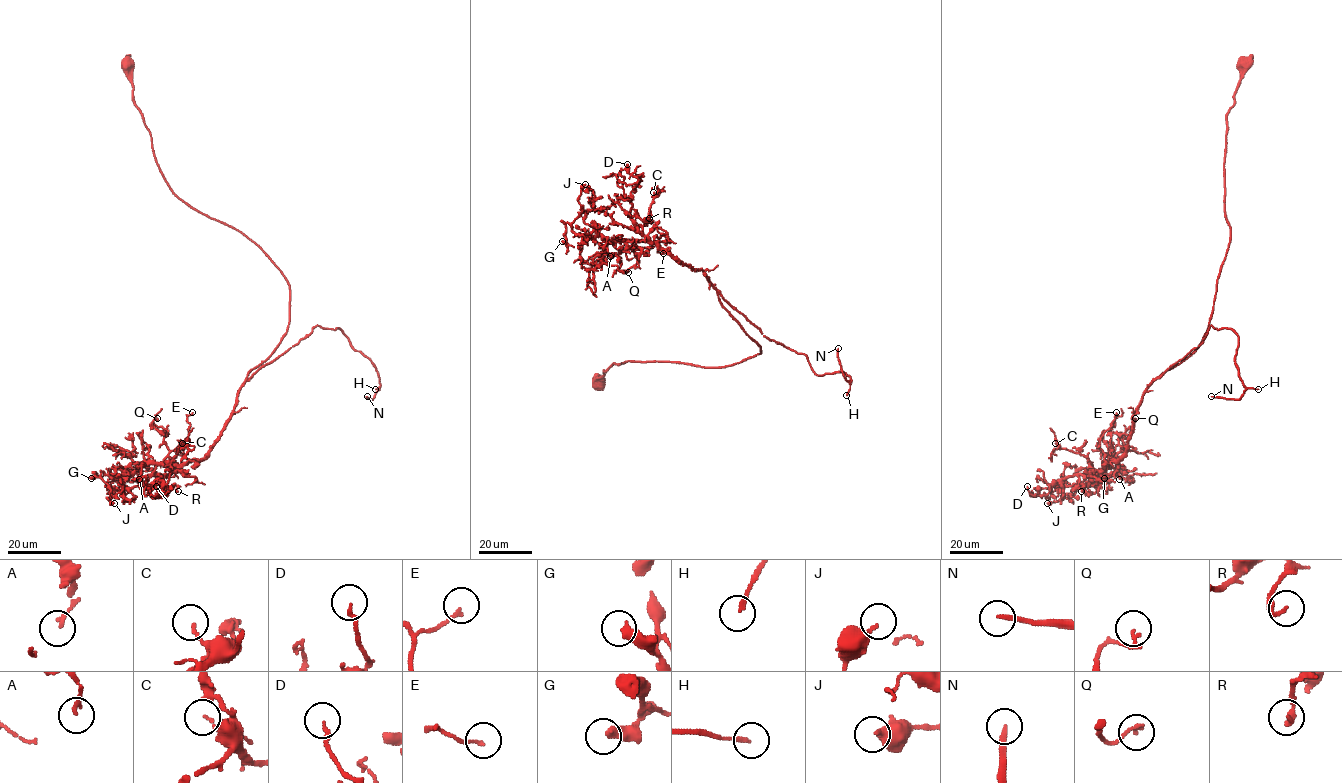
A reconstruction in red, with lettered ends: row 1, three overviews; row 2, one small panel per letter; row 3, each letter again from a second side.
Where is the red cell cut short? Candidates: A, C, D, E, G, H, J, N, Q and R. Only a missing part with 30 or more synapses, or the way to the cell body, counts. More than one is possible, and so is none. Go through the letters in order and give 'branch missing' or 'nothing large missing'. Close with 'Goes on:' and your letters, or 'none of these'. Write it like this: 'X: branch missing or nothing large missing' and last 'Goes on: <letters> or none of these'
A: nothing large missing
C: nothing large missing
D: nothing large missing
E: nothing large missing
G: nothing large missing
H: branch missing
J: nothing large missing
N: branch missing
Q: nothing large missing
R: nothing large missing
Goes on: H, N

